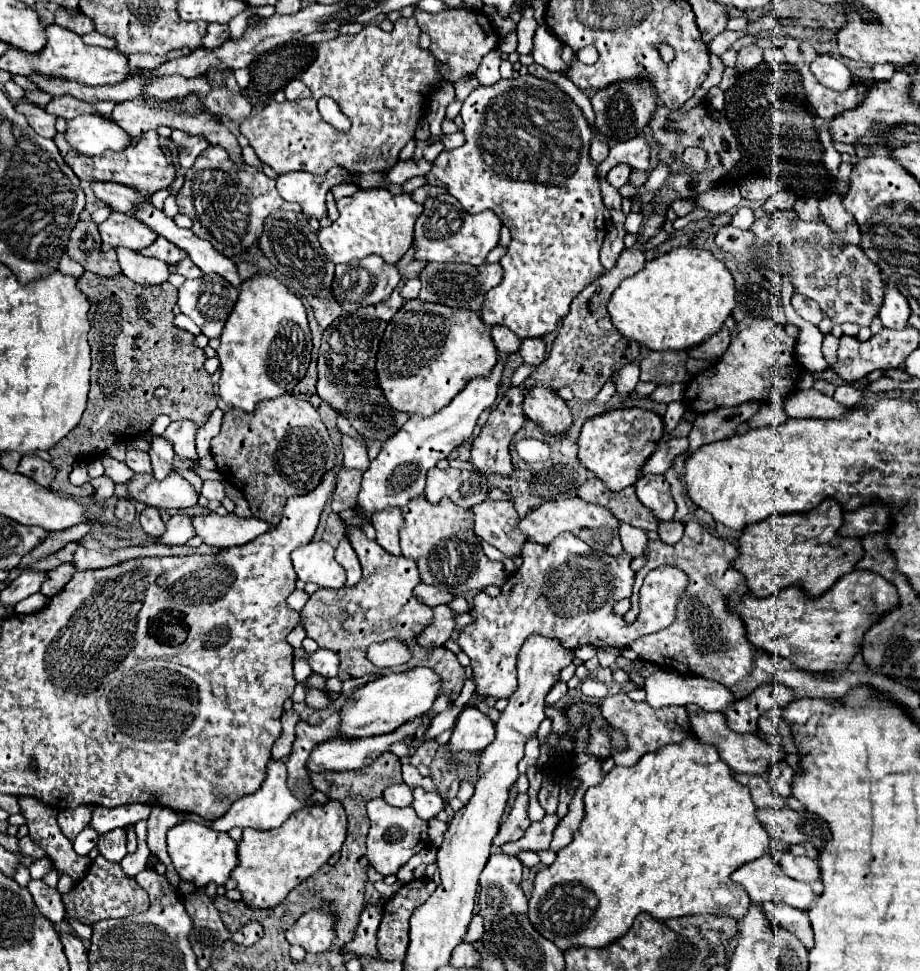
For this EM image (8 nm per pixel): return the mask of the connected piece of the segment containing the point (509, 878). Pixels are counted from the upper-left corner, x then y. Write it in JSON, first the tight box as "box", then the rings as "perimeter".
{"box":[478,852,528,934],"perimeter":[[[504,852],[492,854],[480,874],[480,890],[478,890],[478,908],[484,918],[484,930],[490,934],[492,924],[498,920],[506,920],[510,914],[526,914],[528,900],[520,888],[522,880],[522,862],[516,856],[508,856]]]}

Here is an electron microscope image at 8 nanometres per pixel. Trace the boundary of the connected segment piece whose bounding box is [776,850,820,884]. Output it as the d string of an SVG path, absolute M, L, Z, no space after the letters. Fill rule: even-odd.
M788 850L780 852L780 858L776 860L776 864L790 878L798 878L798 880L808 882L808 884L812 884L814 880L820 878L820 870L818 870L816 860L810 860L810 858L804 858L804 856L792 856Z

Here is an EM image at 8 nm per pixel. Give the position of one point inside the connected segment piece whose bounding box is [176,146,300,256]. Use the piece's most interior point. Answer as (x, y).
(227, 205)

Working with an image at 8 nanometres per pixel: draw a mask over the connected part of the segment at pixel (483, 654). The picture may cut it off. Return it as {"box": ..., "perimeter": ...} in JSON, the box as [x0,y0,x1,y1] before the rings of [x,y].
{"box":[456,534,640,698],"perimeter":[[[560,534],[560,538],[556,538],[556,542],[550,542],[548,546],[526,542],[522,548],[522,566],[512,576],[508,576],[508,582],[502,586],[496,598],[490,598],[484,592],[474,598],[474,608],[470,612],[474,616],[474,624],[466,626],[456,640],[456,644],[472,660],[472,672],[476,674],[476,696],[508,698],[508,694],[516,690],[518,652],[526,638],[532,634],[558,638],[562,646],[570,650],[576,650],[584,644],[592,644],[596,648],[614,646],[622,650],[628,646],[628,642],[640,638],[640,628],[624,622],[624,616],[616,616],[614,612],[614,604],[618,600],[630,598],[632,584],[634,572],[630,570],[630,556],[626,552],[602,562],[600,558],[590,556],[586,542],[582,542],[574,534]]]}

